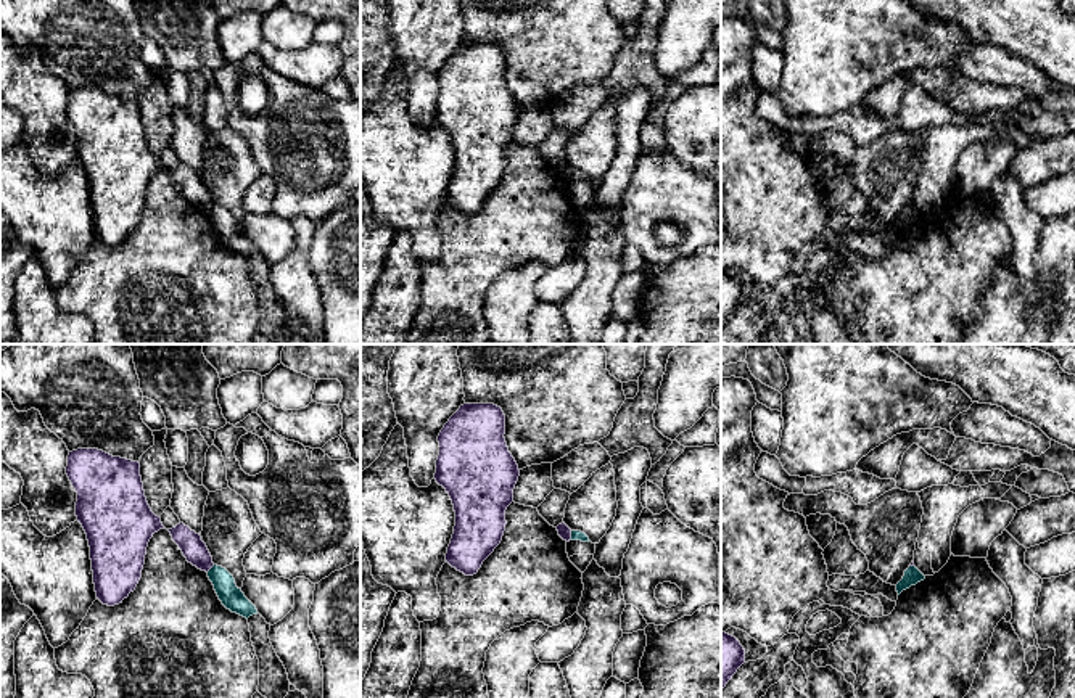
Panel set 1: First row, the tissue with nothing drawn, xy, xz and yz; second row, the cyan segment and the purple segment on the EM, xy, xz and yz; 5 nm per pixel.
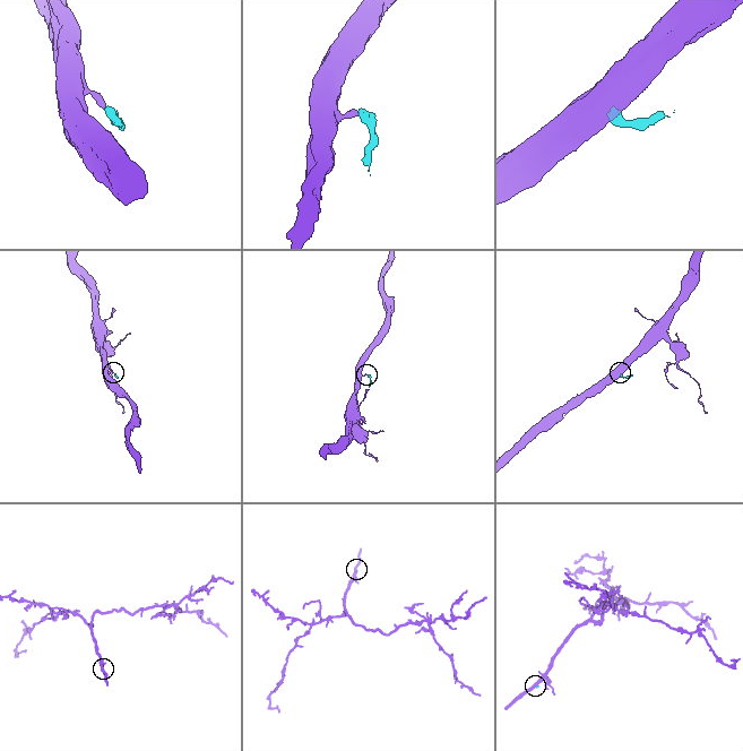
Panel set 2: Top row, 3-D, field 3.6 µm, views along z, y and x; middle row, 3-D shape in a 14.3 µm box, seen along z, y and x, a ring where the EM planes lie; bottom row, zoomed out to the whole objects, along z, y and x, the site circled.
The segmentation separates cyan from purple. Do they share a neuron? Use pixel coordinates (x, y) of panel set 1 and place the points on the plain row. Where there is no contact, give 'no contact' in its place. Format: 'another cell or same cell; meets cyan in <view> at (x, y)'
another cell; meets cyan in xz at (572, 176)

